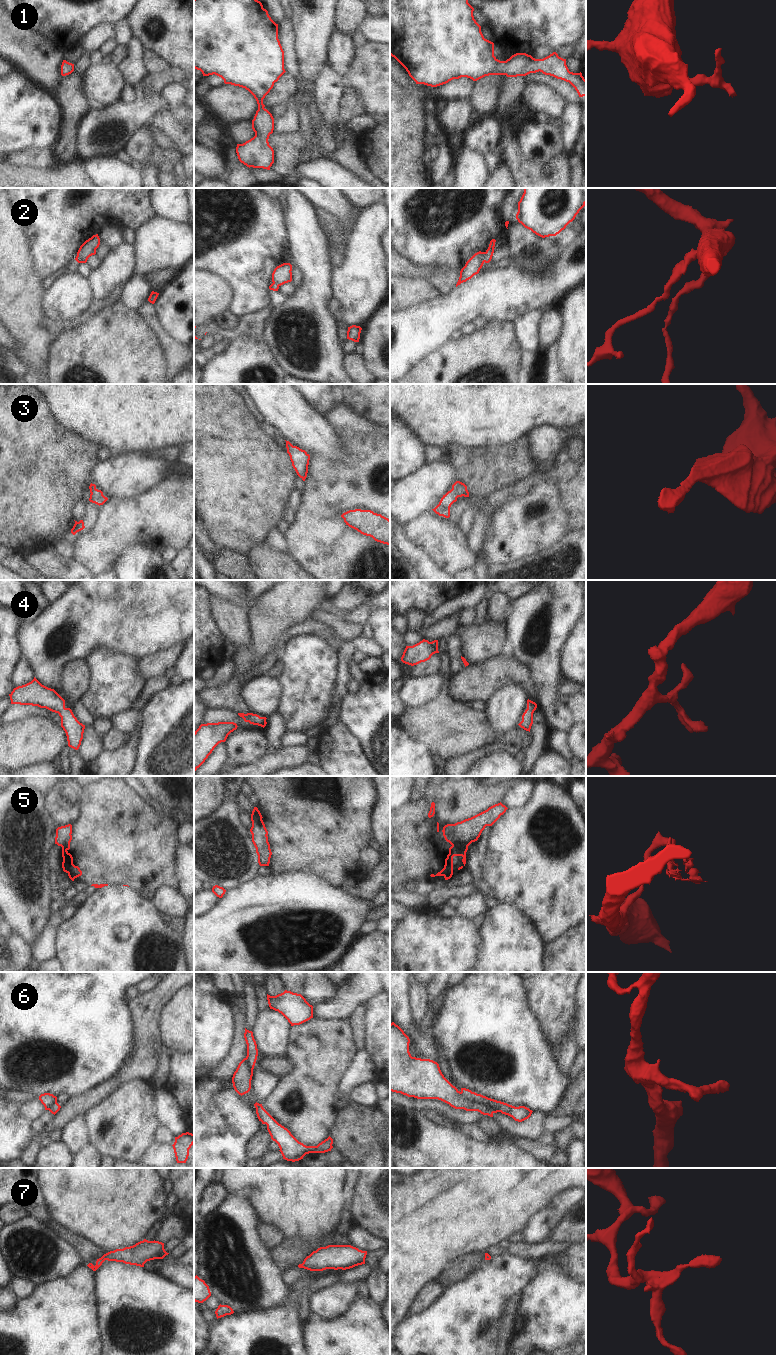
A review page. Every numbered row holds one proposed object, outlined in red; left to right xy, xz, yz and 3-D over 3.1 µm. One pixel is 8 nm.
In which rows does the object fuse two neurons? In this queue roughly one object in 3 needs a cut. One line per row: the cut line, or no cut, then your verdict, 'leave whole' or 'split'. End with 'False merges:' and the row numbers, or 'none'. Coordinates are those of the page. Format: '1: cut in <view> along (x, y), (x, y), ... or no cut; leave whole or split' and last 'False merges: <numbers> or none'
1: no cut; leave whole
2: cut in yz along (486, 252), (483, 261); split
3: no cut; leave whole
4: no cut; leave whole
5: cut in yz along (443, 829), (451, 838), (460, 838), (464, 842), (470, 843); split
6: cut in yz along (460, 1092), (466, 1098), (485, 1103), (494, 1112); split
7: no cut; leave whole
False merges: 2, 5, 6

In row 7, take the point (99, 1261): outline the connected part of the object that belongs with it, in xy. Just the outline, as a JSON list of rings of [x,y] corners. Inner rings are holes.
[[[144,1239],[133,1246],[110,1251],[97,1259],[95,1266],[92,1263],[87,1266],[96,1271],[105,1260],[108,1260],[144,1267],[147,1261],[163,1259],[168,1254],[164,1249],[164,1243]]]

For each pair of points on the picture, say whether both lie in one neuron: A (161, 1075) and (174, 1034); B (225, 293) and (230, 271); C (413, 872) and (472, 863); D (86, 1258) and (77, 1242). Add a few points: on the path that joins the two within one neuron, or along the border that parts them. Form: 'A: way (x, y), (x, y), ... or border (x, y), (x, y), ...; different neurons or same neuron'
A: border (162, 1044), (170, 1054); different neurons
B: border (206, 272), (218, 275), (231, 289), (227, 307); different neurons
C: border (471, 843), (466, 852), (466, 863), (464, 865); different neurons
D: way (86, 1254), (86, 1251), (81, 1246); same neuron

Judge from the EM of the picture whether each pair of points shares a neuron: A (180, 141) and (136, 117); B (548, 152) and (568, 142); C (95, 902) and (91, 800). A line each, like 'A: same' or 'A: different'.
A: different
B: different
C: different

